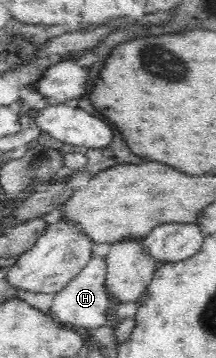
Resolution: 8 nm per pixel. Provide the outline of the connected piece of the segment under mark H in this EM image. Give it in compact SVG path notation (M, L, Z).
M99 256L91 258L88 265L82 269L81 275L78 275L65 289L54 295L52 305L47 312L54 322L81 331L89 327L105 325L108 296L106 296L104 265L105 260Z

